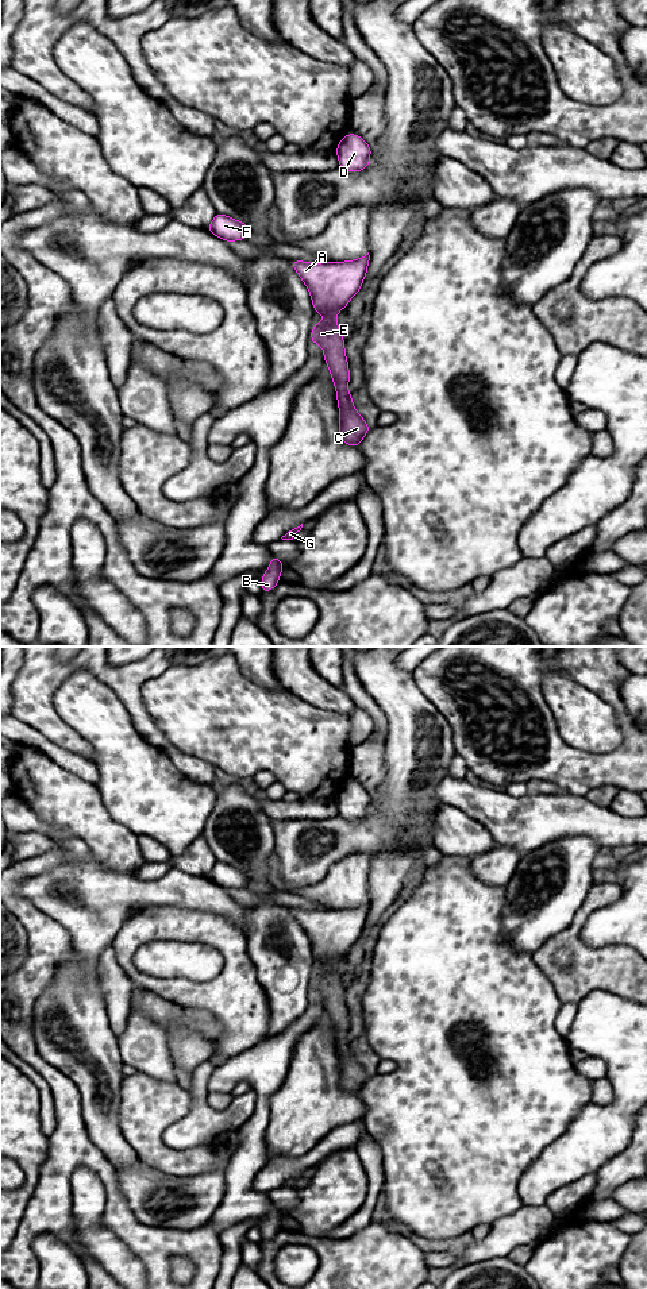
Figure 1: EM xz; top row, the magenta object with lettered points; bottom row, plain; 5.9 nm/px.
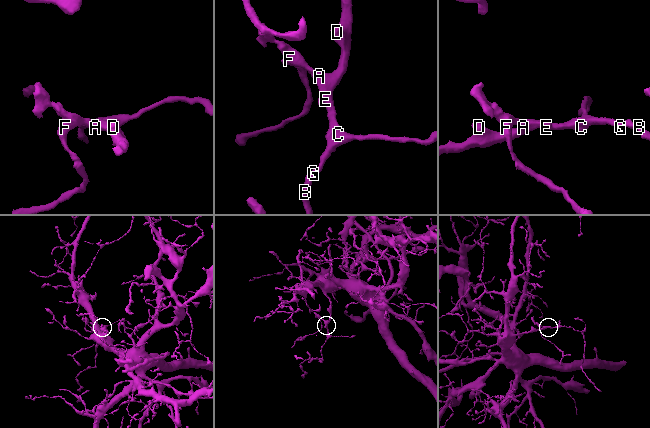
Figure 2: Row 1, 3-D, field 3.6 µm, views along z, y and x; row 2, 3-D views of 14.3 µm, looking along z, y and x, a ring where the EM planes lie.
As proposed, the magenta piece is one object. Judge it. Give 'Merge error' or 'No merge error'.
No merge error

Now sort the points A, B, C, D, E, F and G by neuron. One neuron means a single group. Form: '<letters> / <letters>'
A B C D E F G

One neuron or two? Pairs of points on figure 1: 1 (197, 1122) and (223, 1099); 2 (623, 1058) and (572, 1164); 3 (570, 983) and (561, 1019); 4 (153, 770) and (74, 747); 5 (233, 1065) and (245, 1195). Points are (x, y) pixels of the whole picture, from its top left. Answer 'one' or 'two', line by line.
1: two
2: one
3: two
4: two
5: one

